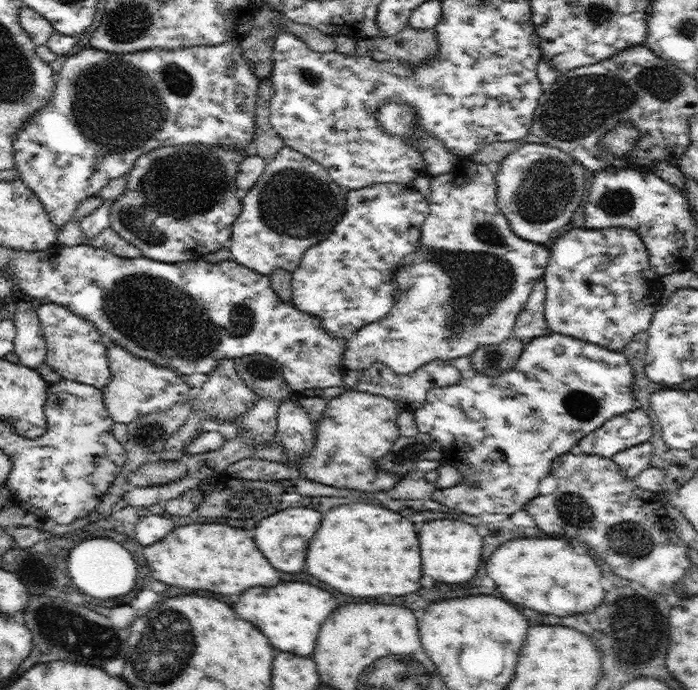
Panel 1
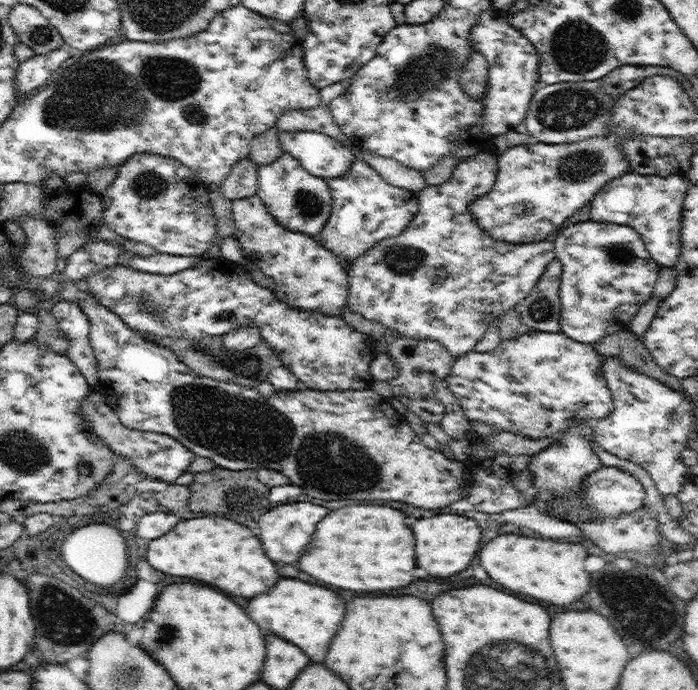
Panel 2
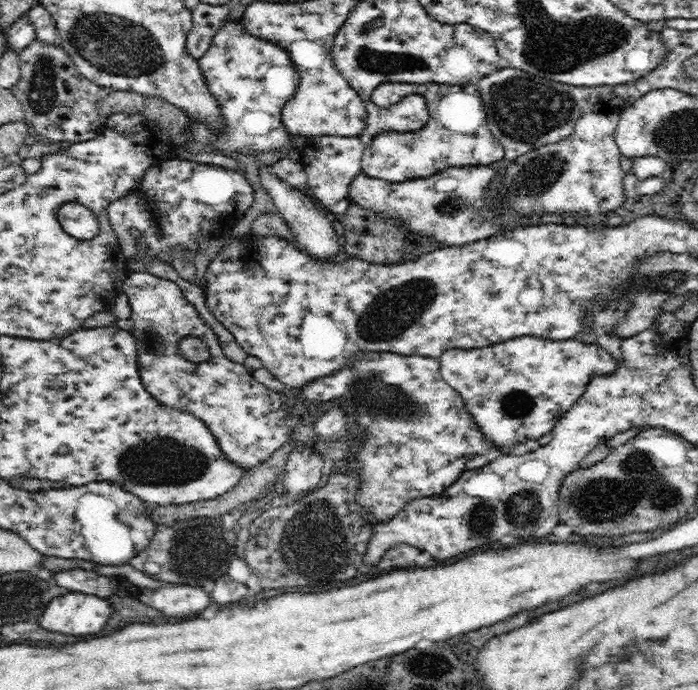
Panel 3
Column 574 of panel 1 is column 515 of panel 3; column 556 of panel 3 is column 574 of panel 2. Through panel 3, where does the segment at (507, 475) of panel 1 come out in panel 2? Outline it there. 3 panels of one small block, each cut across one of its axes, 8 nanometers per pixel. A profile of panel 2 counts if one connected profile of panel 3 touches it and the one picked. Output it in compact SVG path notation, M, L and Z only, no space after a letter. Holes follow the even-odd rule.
M531 330L516 338L501 340L492 351L459 356L452 363L445 381L468 421L501 428L503 434L513 432L533 439L559 436L572 423L588 421L593 424L604 419L613 409L613 398L603 375L600 354L594 345L572 340L562 332Z

